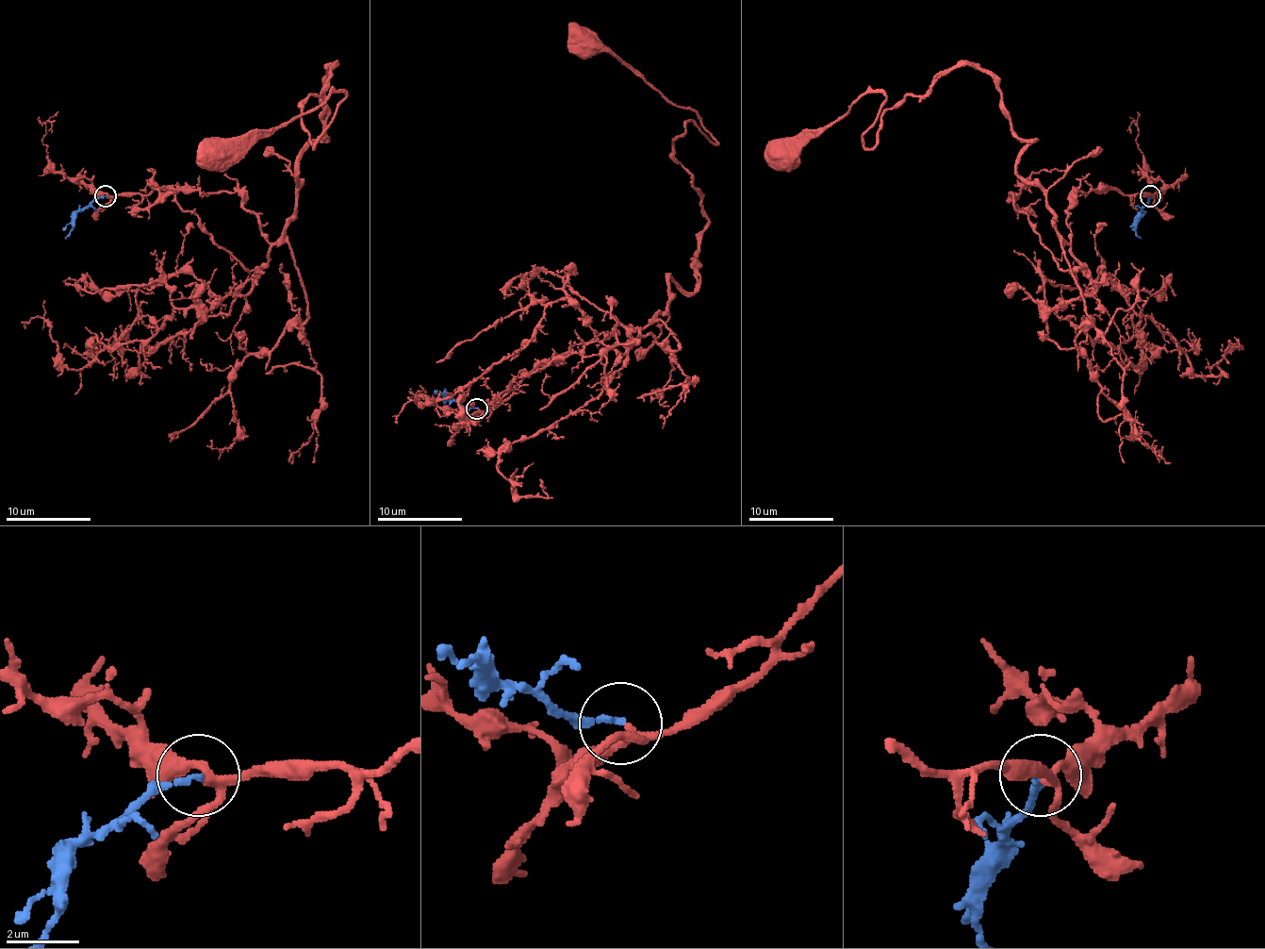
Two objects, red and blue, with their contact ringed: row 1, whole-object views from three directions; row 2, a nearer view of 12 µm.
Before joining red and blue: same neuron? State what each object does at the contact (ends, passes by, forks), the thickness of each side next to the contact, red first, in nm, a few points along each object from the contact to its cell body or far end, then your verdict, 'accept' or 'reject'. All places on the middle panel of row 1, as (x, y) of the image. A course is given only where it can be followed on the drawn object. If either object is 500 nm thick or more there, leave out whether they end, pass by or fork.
red forks; blue ends; calibres 170 and 140 nm; course red (479, 410), (647, 324), (668, 274), (696, 280), (709, 220), (672, 139), (687, 122), (715, 139), (583, 41); course blue (476, 407), (461, 407), (447, 395), (435, 399); accept

